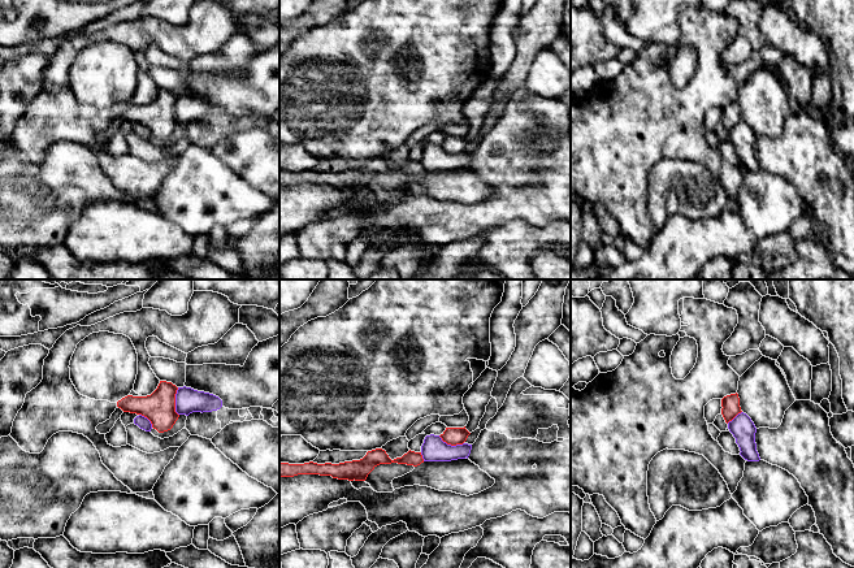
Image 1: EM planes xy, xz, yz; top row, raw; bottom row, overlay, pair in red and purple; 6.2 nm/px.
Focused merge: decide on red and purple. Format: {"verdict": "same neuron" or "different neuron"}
{"verdict": "different neuron"}

